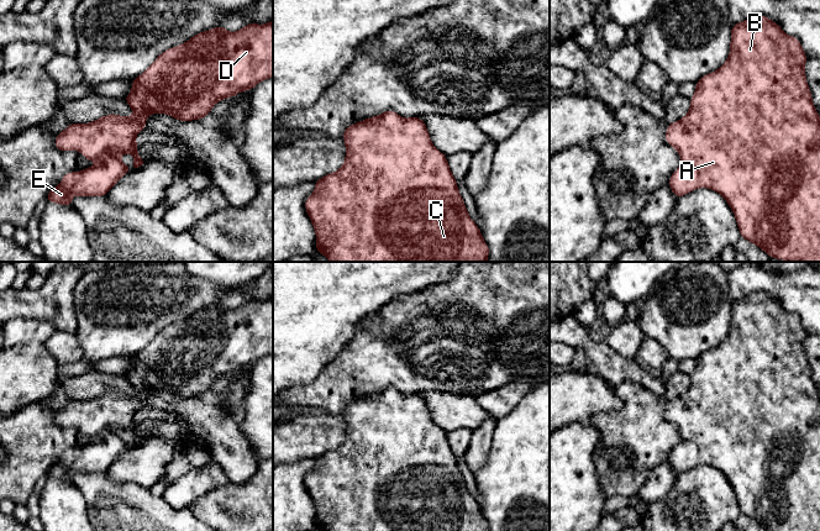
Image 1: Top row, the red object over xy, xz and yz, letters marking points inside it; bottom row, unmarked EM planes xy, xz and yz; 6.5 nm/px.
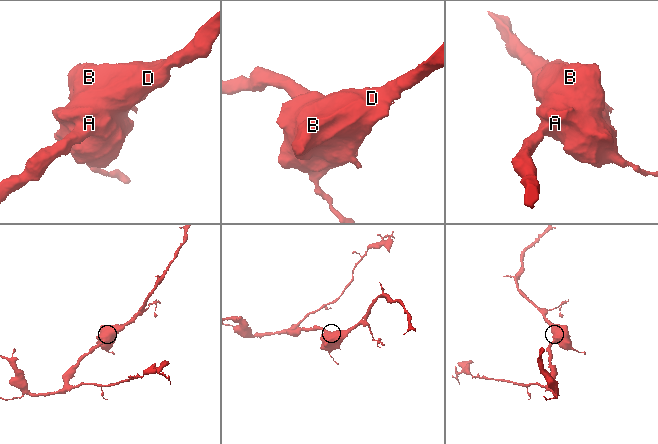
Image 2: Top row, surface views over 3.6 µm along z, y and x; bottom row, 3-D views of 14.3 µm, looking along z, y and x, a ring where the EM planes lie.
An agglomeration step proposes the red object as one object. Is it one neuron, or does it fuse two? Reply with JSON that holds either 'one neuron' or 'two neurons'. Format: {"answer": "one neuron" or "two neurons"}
{"answer": "one neuron"}

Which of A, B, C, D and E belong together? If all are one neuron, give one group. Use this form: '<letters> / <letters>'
A B C D E

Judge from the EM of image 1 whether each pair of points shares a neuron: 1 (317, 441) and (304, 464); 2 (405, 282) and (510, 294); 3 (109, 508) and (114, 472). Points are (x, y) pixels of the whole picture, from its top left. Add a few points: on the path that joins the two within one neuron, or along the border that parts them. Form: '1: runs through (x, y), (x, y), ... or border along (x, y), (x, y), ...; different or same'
1: border along (311, 458), (299, 458), (285, 463); different
2: border along (450, 274), (442, 282), (429, 284), (403, 295); different
3: border along (105, 472), (112, 479), (132, 482), (141, 487); different

